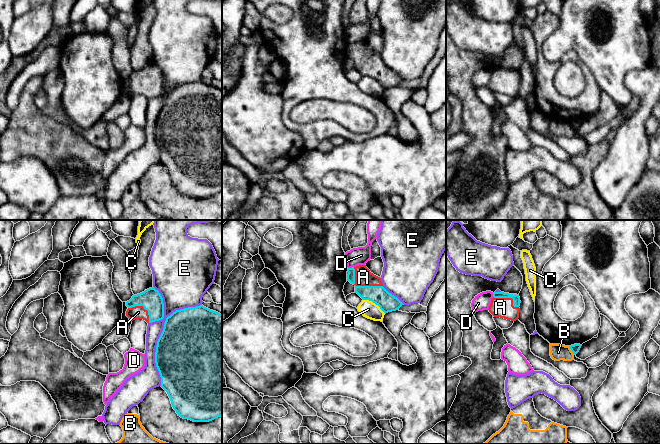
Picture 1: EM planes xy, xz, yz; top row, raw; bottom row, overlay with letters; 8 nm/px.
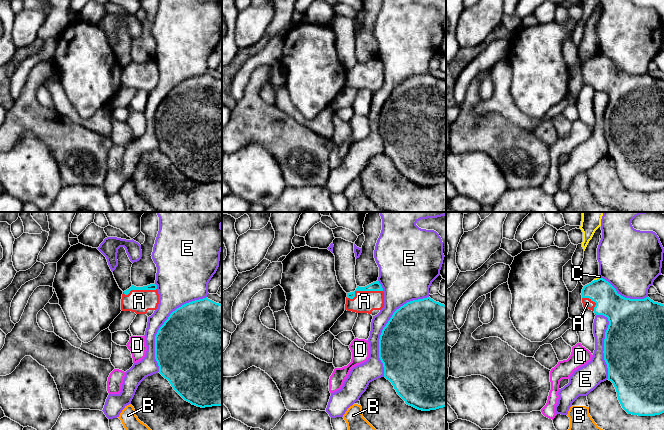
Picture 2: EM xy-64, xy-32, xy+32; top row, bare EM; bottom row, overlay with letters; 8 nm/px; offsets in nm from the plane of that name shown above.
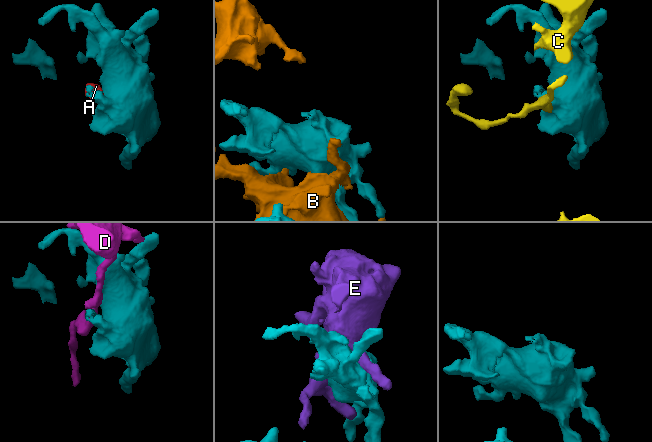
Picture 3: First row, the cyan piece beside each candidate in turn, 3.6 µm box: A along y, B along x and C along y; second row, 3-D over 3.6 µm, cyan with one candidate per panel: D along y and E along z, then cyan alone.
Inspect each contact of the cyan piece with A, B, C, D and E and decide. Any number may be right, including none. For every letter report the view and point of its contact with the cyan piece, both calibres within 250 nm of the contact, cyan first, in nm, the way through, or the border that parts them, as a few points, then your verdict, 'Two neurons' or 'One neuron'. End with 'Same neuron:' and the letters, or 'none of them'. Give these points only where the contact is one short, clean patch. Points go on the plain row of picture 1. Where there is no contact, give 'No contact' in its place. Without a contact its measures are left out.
A: Touches cyan at xz (360, 62). Thickness 150 nm (cyan) against 140 nm. Path across: xz (379, 71), (368, 62), (360, 62), (363, 53). One neuron
B: Touches cyan at yz (571, 126). Thickness 70 nm (cyan) against 130 nm. Two neurons
C: Touches cyan at xz (374, 78). Thickness 150 nm (cyan) against 140 nm. Boundary: xz (363, 75), (374, 78), (385, 89). Two neurons
D: Touches cyan at xz (350, 44). Thickness 60 nm (cyan) against 140 nm. Two neurons
E: Touches cyan at xy (160, 112). Thickness 500 nm (cyan) against 120 nm. Two neurons
Same neuron: A

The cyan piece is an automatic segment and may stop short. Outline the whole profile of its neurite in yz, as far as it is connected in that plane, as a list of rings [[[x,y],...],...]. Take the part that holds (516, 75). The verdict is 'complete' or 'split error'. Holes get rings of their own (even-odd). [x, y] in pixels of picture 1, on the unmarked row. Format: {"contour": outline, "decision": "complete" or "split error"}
{"contour": [[[494,68],[488,86],[494,93],[516,97],[519,94],[520,79],[519,71]]], "decision": "split error"}

